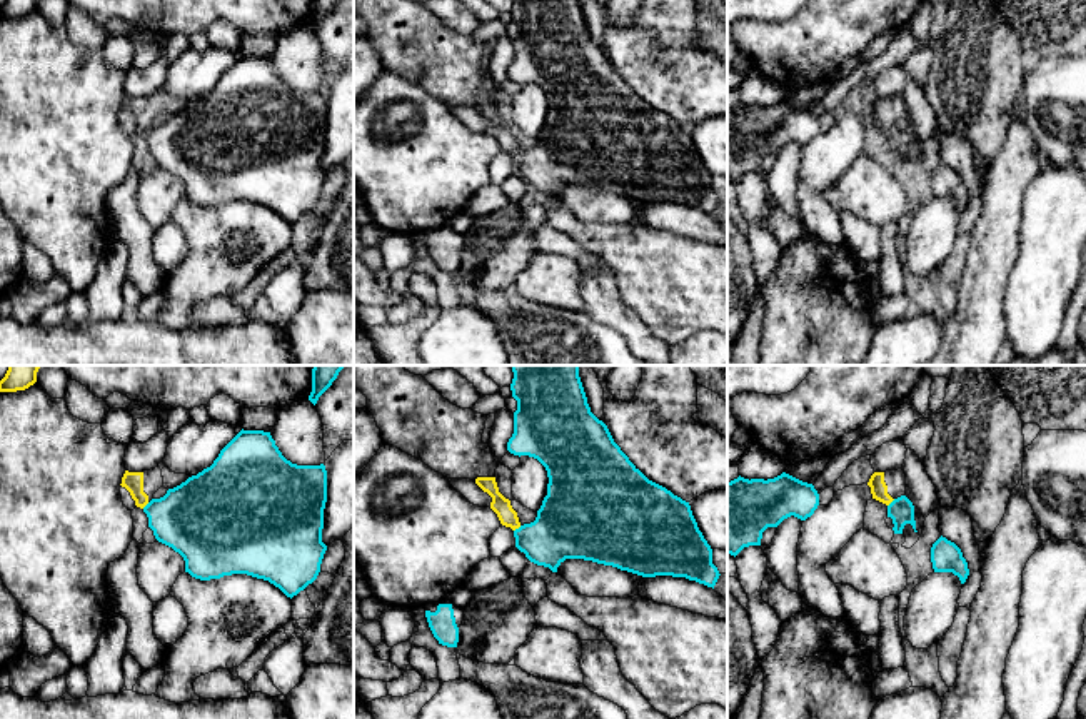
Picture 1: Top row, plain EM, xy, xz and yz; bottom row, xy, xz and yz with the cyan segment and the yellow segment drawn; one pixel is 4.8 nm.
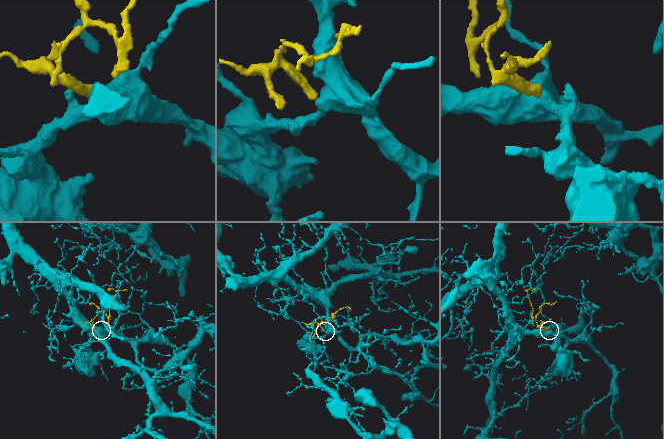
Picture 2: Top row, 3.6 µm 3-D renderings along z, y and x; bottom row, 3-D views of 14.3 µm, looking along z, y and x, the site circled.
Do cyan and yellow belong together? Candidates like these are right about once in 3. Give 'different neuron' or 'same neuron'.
different neuron

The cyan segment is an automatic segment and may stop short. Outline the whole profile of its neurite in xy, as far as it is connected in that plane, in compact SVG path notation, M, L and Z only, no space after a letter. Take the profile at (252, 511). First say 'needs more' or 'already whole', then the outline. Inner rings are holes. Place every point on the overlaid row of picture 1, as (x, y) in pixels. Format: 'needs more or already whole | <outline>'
already whole | M240 430L219 454L214 464L180 485L152 499L143 512L158 542L172 547L185 561L185 572L200 581L247 574L269 581L287 597L297 596L312 584L327 546L322 542L324 509L327 502L325 465L297 465L287 460L270 432Z

